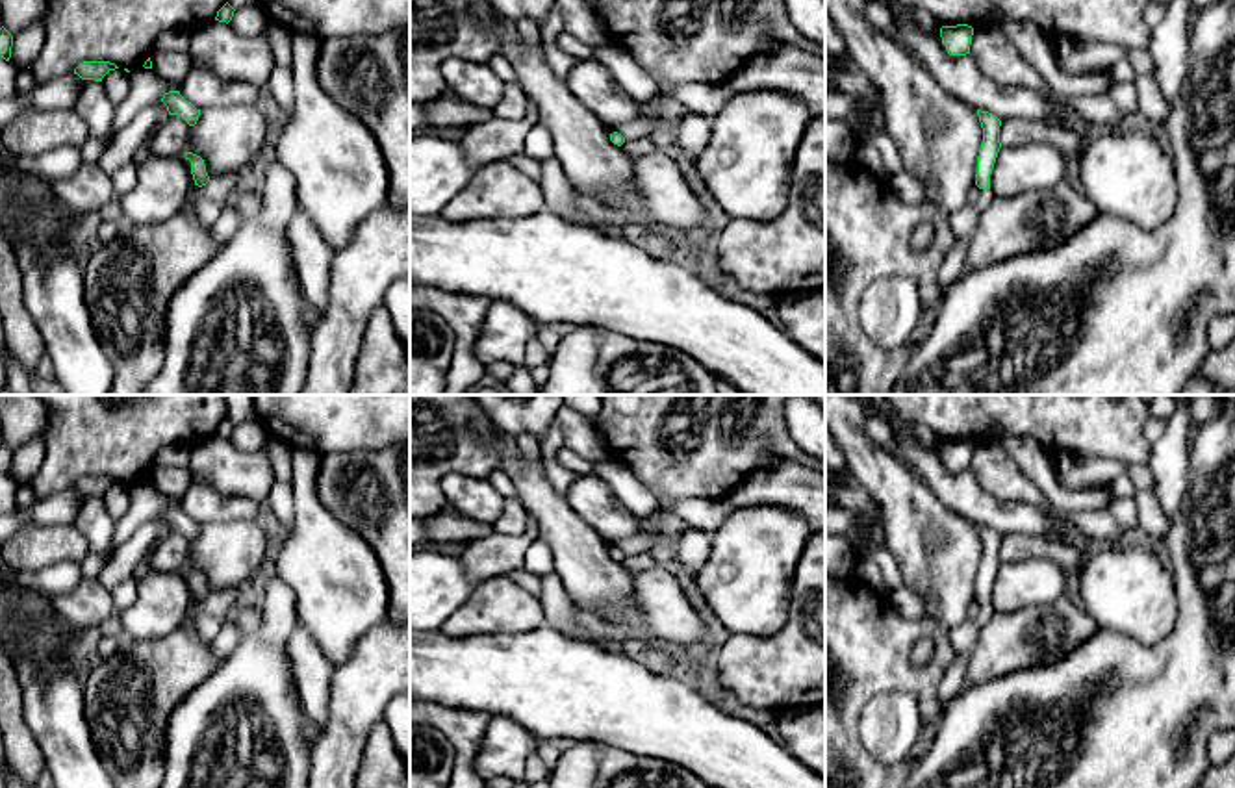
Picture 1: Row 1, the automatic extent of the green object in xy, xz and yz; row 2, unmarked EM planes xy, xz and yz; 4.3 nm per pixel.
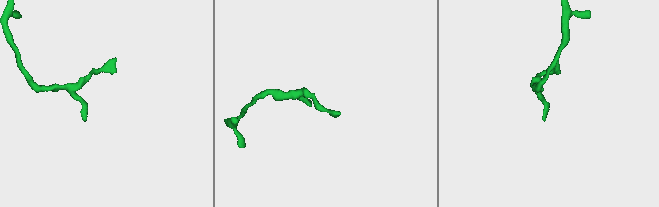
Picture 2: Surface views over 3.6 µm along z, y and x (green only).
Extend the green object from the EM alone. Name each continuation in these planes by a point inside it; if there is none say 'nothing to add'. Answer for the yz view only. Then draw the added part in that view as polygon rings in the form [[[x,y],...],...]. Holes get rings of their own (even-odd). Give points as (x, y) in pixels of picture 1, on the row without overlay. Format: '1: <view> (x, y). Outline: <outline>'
1: yz (963, 638). Outline: [[[981,604],[979,614],[974,619],[966,619],[955,629],[949,629],[949,642],[955,658],[974,649],[983,627],[990,621],[992,616],[994,616],[992,606]]]

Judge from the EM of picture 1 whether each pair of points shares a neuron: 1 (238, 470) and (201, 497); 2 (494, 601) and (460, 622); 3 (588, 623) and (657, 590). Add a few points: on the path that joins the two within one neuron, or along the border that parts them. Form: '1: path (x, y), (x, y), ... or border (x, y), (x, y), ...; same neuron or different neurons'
1: border (193, 481), (254, 501); different neurons
2: path (486, 609), (479, 609), (468, 620); same neuron
3: path (612, 631), (640, 633), (657, 614); same neuron

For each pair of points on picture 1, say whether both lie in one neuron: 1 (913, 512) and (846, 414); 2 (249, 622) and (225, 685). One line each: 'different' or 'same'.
1: same
2: different

